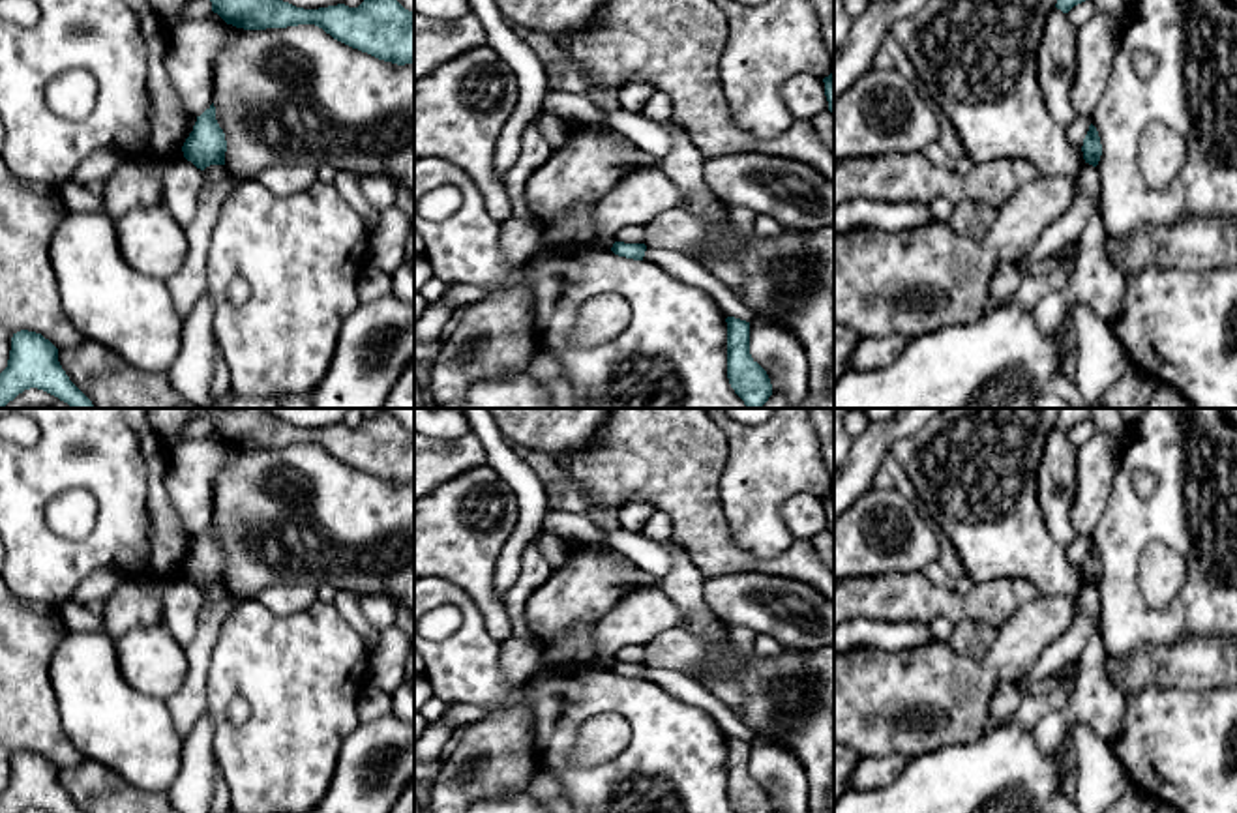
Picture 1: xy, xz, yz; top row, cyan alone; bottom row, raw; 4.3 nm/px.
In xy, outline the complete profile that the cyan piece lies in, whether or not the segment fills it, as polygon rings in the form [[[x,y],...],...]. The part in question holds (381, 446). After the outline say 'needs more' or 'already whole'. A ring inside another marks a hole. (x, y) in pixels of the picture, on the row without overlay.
[[[193,408],[208,418],[212,431],[244,450],[315,444],[334,459],[397,485],[414,483],[414,431],[405,429],[388,410],[364,418],[358,427],[345,423],[304,429],[264,408]]]; already whole

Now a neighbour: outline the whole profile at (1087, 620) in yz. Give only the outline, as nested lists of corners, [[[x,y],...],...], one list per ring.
[[[1083,581],[1076,599],[1078,611],[1072,626],[1042,650],[1025,678],[1016,680],[1018,691],[1031,682],[1051,678],[1066,663],[1078,661],[1089,639],[1102,631],[1102,599],[1096,586]]]

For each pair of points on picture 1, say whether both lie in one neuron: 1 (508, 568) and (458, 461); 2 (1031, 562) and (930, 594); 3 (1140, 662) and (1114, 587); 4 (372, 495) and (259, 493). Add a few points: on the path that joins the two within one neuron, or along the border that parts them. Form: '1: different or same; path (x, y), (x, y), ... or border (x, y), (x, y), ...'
1: different; border (471, 429), (484, 461)
2: different; border (1020, 577), (994, 577), (977, 583)
3: different; border (1179, 639), (1138, 645), (1119, 658), (1106, 654)
4: same; path (343, 495), (287, 495)

